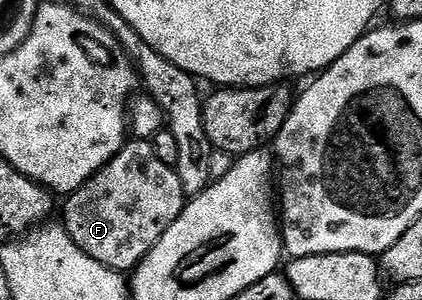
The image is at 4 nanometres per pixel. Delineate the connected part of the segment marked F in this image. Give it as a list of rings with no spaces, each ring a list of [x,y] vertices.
[[[133,139],[126,142],[118,155],[103,169],[99,169],[72,195],[64,200],[65,220],[63,226],[65,232],[87,253],[87,257],[95,257],[99,265],[107,265],[112,271],[129,273],[137,264],[155,249],[159,237],[171,229],[171,225],[183,213],[186,205],[183,185],[179,185],[177,168],[159,161],[159,153],[155,153],[152,142],[148,139]]]

